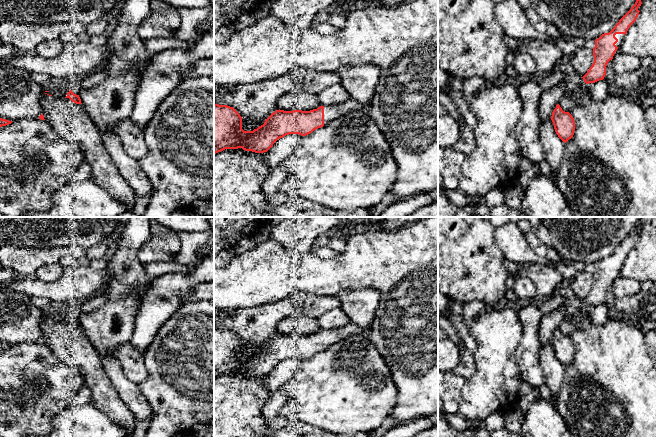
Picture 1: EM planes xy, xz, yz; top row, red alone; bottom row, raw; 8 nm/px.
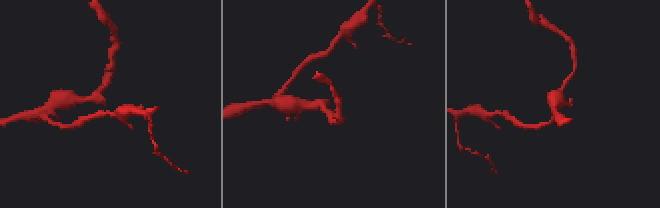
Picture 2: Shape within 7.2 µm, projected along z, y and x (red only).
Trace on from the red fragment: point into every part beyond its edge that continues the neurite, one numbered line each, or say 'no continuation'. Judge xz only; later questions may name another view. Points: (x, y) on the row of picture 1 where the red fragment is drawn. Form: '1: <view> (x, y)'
1: xz (331, 112)

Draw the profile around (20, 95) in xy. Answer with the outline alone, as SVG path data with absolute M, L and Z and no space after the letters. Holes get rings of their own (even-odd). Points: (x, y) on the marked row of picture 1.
M0 69L0 118L12 122L20 119L39 118L43 113L40 102L43 92L43 85L36 83L31 74Z

